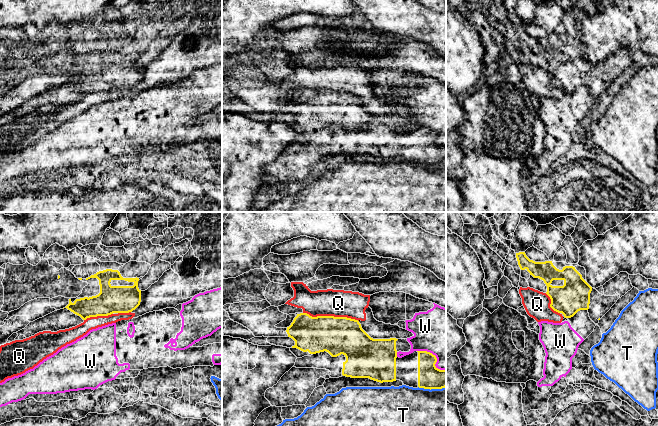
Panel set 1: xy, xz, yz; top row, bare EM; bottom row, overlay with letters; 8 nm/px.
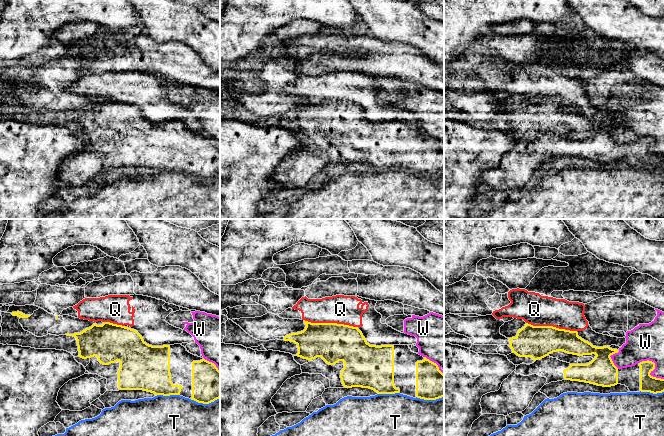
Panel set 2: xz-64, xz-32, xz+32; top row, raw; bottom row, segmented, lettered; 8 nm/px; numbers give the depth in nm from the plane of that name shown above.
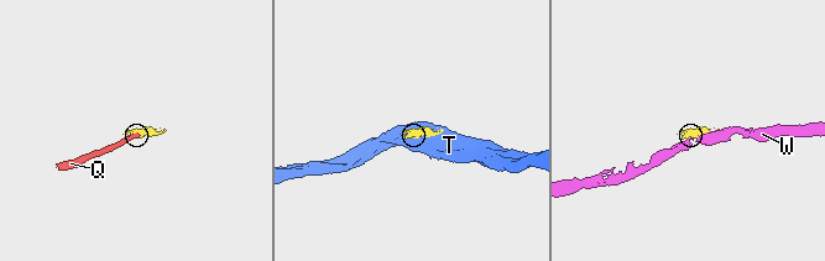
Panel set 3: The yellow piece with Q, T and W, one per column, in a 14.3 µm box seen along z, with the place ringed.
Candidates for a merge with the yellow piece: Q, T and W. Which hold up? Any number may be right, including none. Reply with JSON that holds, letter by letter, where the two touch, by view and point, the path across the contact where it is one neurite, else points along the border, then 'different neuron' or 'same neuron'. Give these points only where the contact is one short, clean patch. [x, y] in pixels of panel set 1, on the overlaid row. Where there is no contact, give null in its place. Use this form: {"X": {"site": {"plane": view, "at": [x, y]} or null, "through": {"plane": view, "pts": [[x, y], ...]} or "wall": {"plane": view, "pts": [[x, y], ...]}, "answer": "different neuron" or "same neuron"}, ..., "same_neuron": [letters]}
{"Q": {"site": {"plane": "xz", "at": [331, 316]}, "answer": "different neuron"}, "T": {"site": {"plane": "xz", "at": [432, 388]}, "answer": "different neuron"}, "W": {"site": {"plane": "xz", "at": [435, 357]}, "answer": "different neuron"}, "same_neuron": []}

